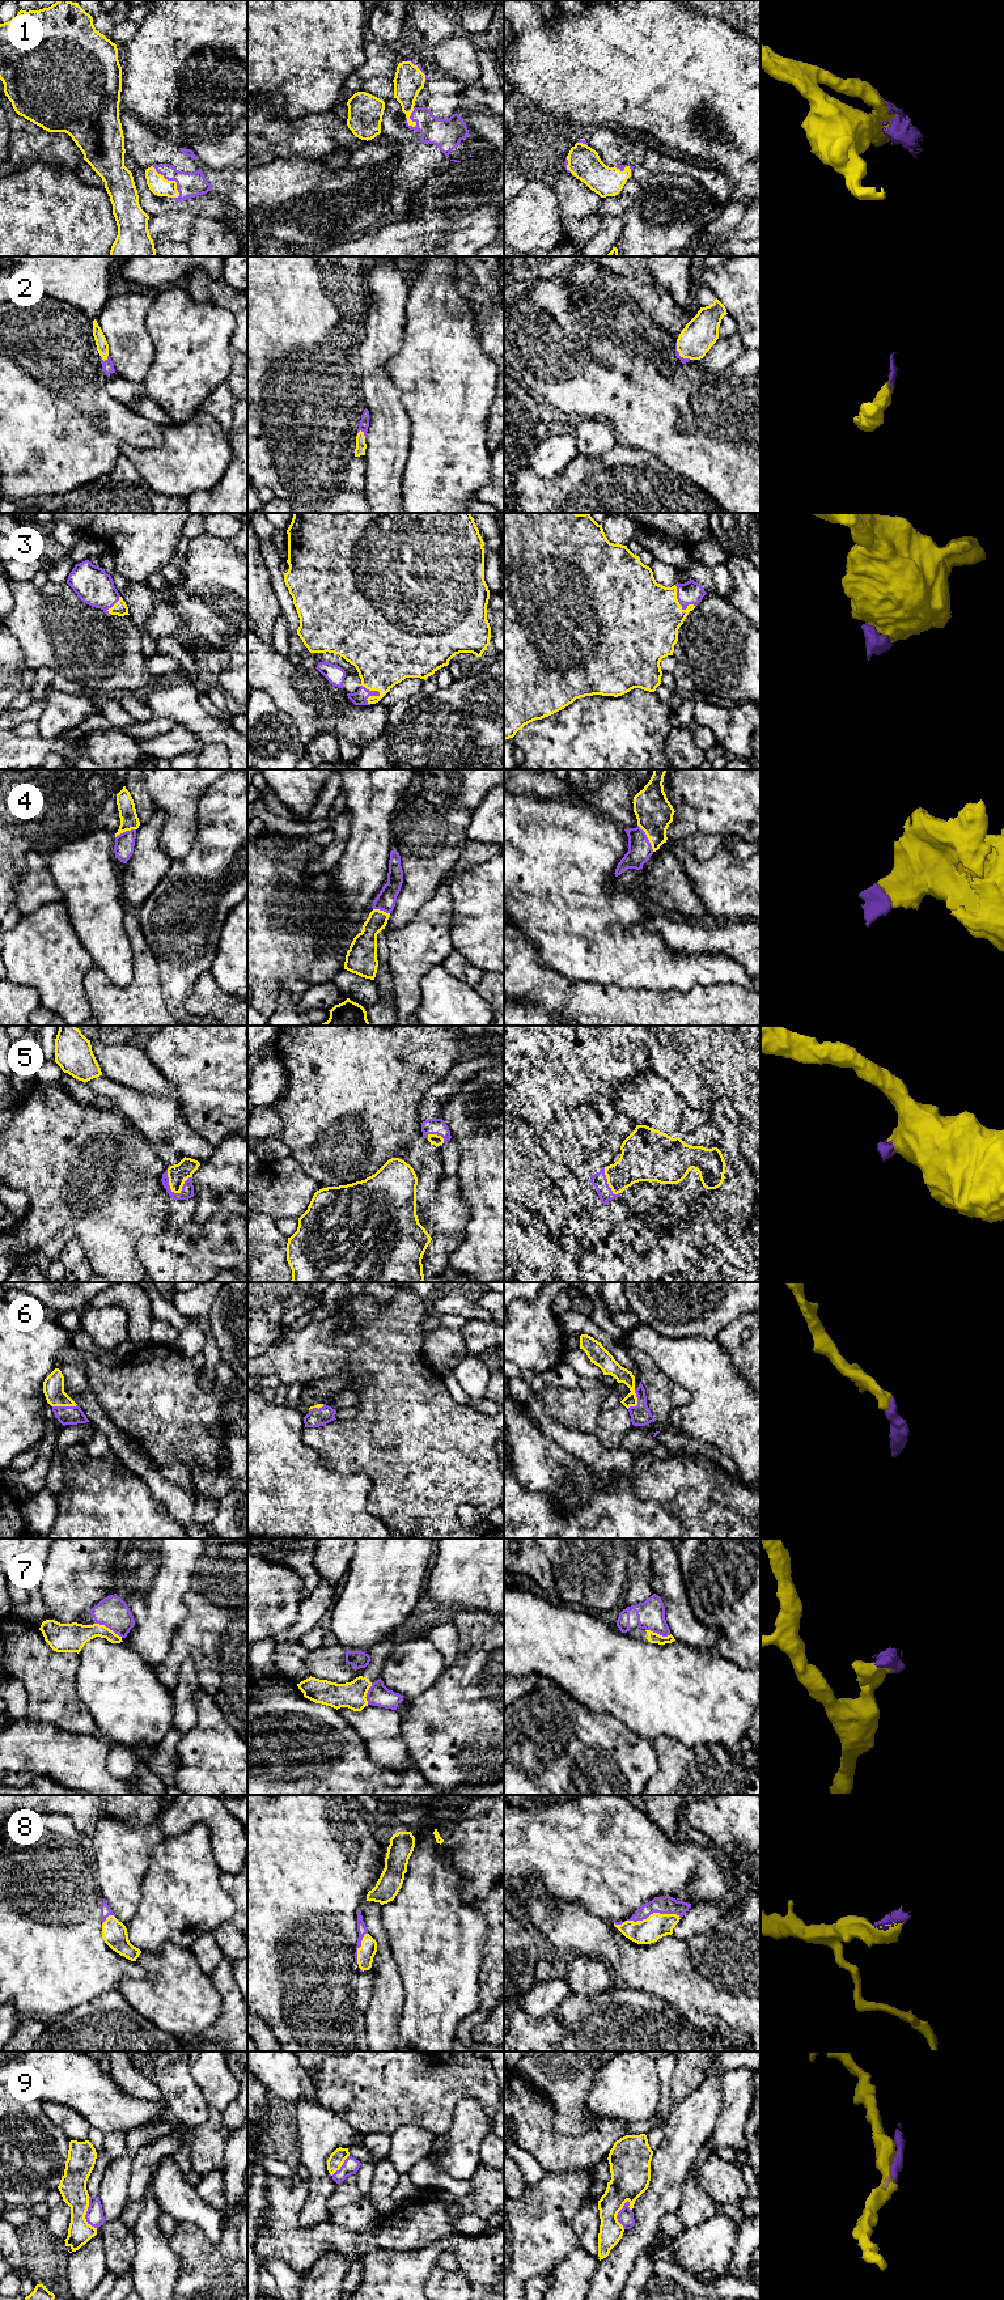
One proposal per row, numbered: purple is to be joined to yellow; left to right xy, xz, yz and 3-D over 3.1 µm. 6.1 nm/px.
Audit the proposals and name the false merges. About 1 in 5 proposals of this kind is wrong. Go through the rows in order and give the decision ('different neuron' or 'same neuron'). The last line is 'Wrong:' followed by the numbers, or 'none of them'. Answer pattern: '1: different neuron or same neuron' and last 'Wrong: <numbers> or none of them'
1: same neuron
2: same neuron
3: same neuron
4: same neuron
5: same neuron
6: same neuron
7: different neuron
8: same neuron
9: different neuron
Wrong: 7, 9

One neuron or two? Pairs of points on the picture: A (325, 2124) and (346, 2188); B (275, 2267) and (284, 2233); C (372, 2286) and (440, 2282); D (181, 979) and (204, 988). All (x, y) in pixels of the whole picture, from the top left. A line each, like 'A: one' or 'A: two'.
A: two
B: two
C: two
D: two

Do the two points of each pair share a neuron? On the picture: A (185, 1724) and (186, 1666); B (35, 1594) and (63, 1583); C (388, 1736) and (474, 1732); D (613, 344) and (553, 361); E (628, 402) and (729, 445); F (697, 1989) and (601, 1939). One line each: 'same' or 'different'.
A: same
B: different
C: different
D: different
E: same
F: same

